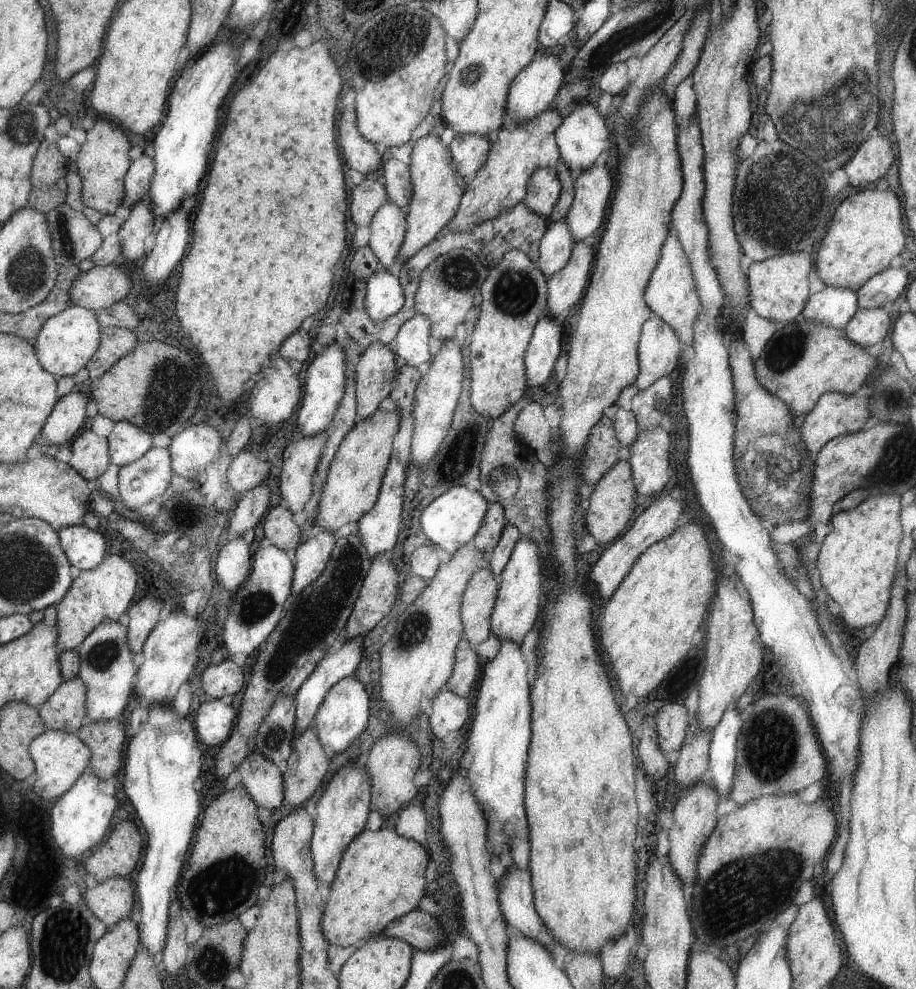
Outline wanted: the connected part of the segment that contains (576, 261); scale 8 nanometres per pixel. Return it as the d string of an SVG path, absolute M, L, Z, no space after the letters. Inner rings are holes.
M576 242L569 264L550 276L548 281L549 300L547 313L554 318L570 310L588 286L594 254L584 242Z

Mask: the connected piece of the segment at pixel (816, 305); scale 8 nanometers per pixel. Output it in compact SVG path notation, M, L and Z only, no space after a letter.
M826 286L817 294L810 294L803 315L812 322L842 330L856 316L859 297L857 291L846 287Z

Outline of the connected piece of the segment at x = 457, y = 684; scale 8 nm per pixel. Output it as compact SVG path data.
M462 639L458 645L456 666L449 684L446 685L446 690L466 698L474 690L474 686L478 682L478 674L480 674L478 656L470 648L469 639Z

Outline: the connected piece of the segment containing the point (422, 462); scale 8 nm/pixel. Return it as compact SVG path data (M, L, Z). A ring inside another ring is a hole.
M444 340L440 350L434 355L431 367L425 375L421 375L415 390L416 405L411 412L414 418L411 451L407 458L412 458L420 468L428 466L432 458L436 457L445 441L448 428L452 424L452 412L457 408L460 398L460 380L464 372L464 358L460 348L453 340Z

